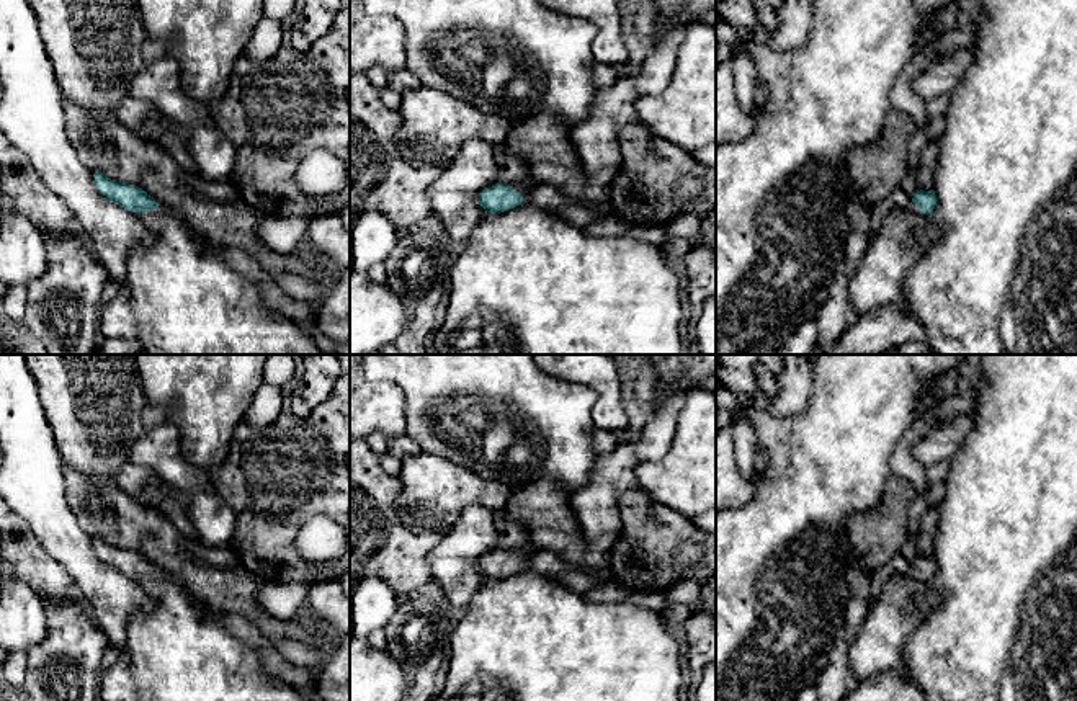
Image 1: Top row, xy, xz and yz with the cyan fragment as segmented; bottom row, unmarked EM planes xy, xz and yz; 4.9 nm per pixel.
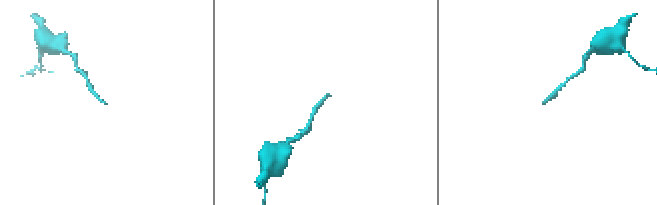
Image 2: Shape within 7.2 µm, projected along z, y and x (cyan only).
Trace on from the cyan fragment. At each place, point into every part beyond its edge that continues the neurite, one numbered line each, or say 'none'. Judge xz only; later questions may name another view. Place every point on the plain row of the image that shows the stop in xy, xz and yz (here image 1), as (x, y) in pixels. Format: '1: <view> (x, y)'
1: xz (528, 548)

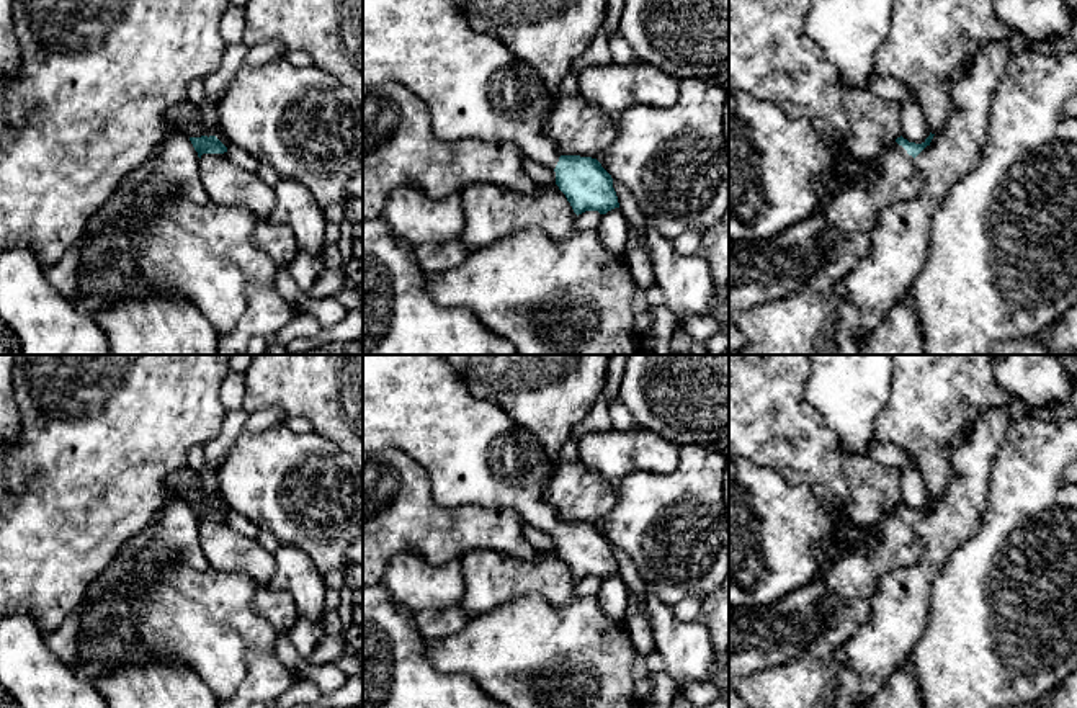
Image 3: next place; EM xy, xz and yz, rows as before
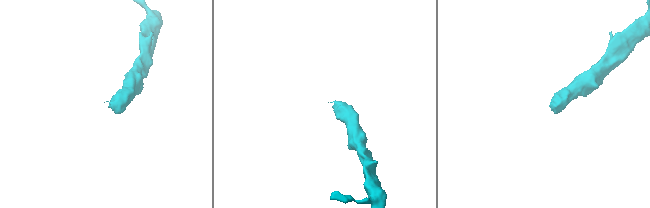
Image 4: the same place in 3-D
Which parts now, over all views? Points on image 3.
1: xy (108, 625)

